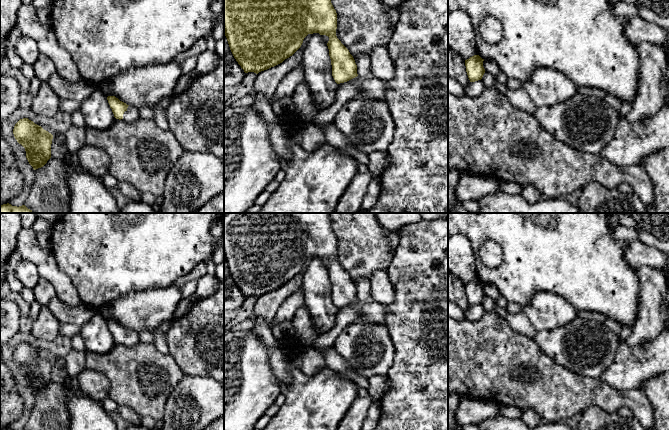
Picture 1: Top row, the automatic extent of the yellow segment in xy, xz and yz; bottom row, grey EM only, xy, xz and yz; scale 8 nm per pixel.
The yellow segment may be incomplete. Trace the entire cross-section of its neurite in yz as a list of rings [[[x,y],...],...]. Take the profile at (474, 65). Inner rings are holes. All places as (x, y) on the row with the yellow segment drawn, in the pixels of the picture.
[[[474,55],[465,60],[466,72],[470,82],[475,82],[482,79],[485,73],[483,61],[484,59],[482,59],[479,55]]]

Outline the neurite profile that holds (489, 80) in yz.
[[[485,72],[481,81],[487,88],[495,88],[495,77],[488,72]]]

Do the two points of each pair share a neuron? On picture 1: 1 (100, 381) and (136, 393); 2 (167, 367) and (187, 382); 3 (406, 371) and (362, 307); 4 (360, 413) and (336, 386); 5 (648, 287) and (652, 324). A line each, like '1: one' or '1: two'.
1: two
2: two
3: two
4: two
5: one

